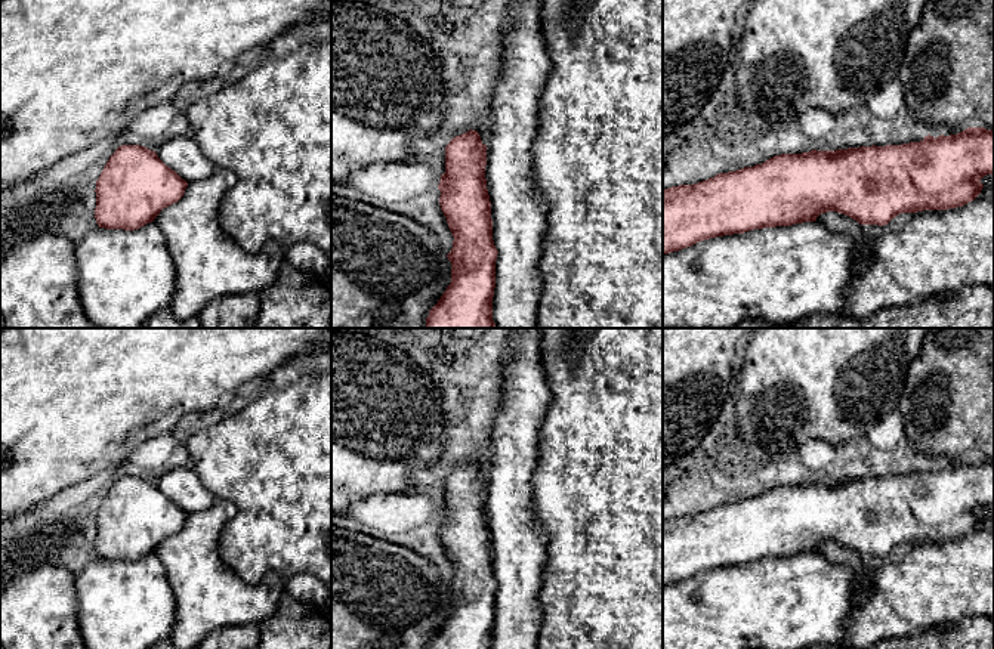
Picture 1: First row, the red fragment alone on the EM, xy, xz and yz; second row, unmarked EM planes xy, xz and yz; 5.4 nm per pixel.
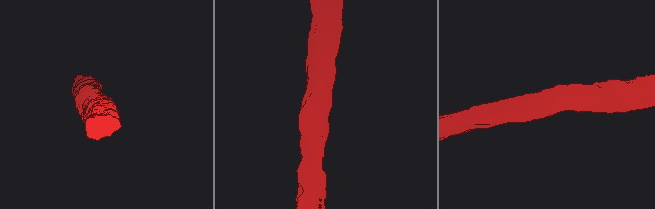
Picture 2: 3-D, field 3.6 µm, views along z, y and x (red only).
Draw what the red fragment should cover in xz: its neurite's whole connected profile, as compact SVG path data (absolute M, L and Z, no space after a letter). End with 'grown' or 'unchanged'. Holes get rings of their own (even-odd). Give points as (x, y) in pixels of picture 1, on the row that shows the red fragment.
M510 0L509 3L509 19L503 27L501 35L500 77L496 83L494 99L491 105L493 130L490 143L484 145L479 133L470 129L469 132L453 137L445 146L445 173L441 174L438 189L441 191L439 205L454 238L453 248L447 254L453 266L451 282L438 300L438 303L429 310L425 328L537 328L537 303L541 288L540 257L546 234L546 205L543 197L535 186L532 167L532 145L538 133L541 92L546 84L549 69L552 67L544 43L541 7L541 0Z; grown

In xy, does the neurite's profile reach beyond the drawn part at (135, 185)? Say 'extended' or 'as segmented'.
extended

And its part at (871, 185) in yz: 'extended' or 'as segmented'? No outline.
extended

